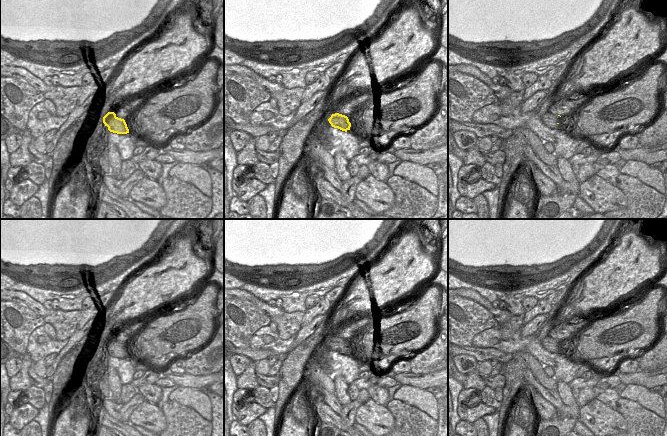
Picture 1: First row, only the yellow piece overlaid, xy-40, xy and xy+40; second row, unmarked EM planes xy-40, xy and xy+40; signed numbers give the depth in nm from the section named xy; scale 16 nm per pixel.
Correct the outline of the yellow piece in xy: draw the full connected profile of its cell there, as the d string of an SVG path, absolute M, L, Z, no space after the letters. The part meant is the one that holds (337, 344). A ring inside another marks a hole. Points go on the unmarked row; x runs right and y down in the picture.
M324 335L317 344L320 349L327 353L334 351L347 356L351 351L348 341L339 337L329 339Z

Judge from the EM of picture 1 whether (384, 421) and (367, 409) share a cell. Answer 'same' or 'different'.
same

